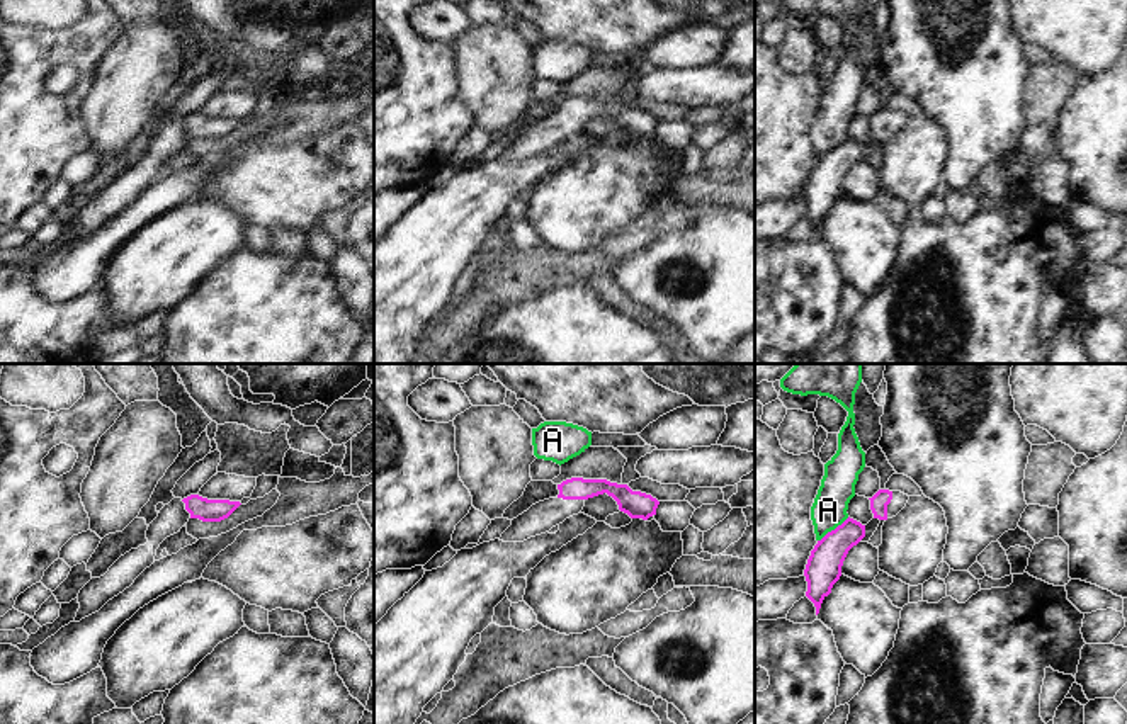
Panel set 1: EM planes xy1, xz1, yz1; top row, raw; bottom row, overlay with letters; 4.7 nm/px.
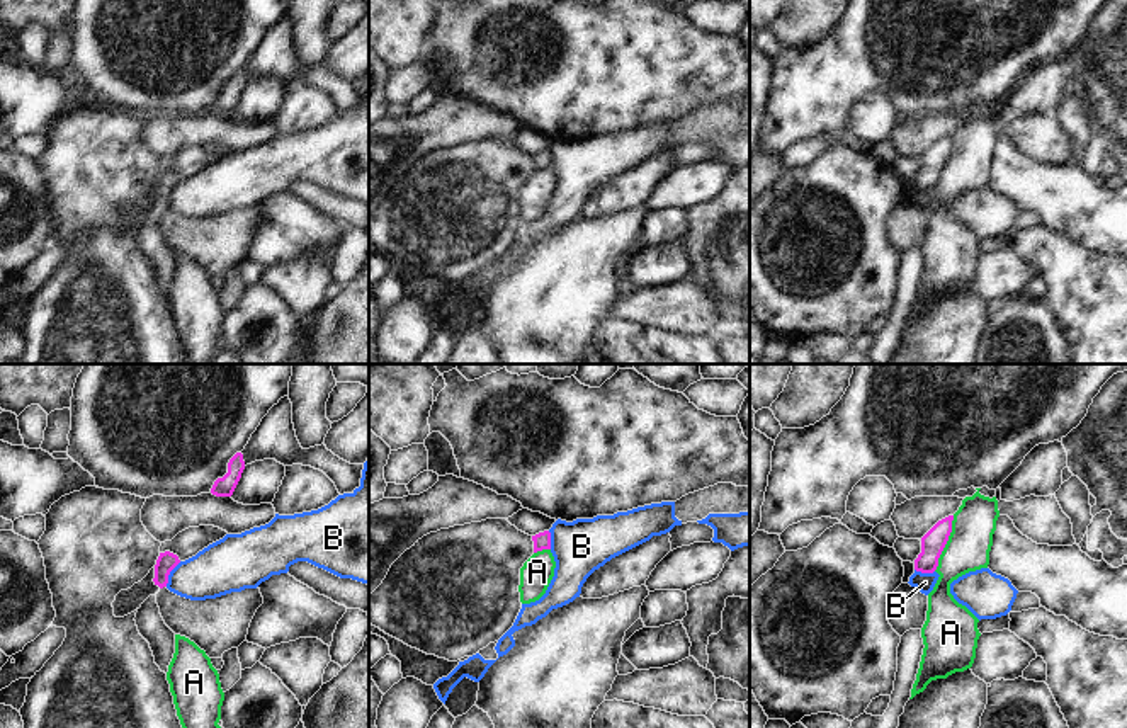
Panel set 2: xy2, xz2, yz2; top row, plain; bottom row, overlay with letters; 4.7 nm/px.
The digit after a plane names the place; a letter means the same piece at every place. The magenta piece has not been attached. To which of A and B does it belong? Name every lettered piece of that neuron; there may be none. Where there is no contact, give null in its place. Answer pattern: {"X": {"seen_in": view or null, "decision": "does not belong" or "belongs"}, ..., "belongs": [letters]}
{"A": {"seen_in": "yz2", "decision": "does not belong"}, "B": {"seen_in": "xy2", "decision": "does not belong"}, "belongs": []}

